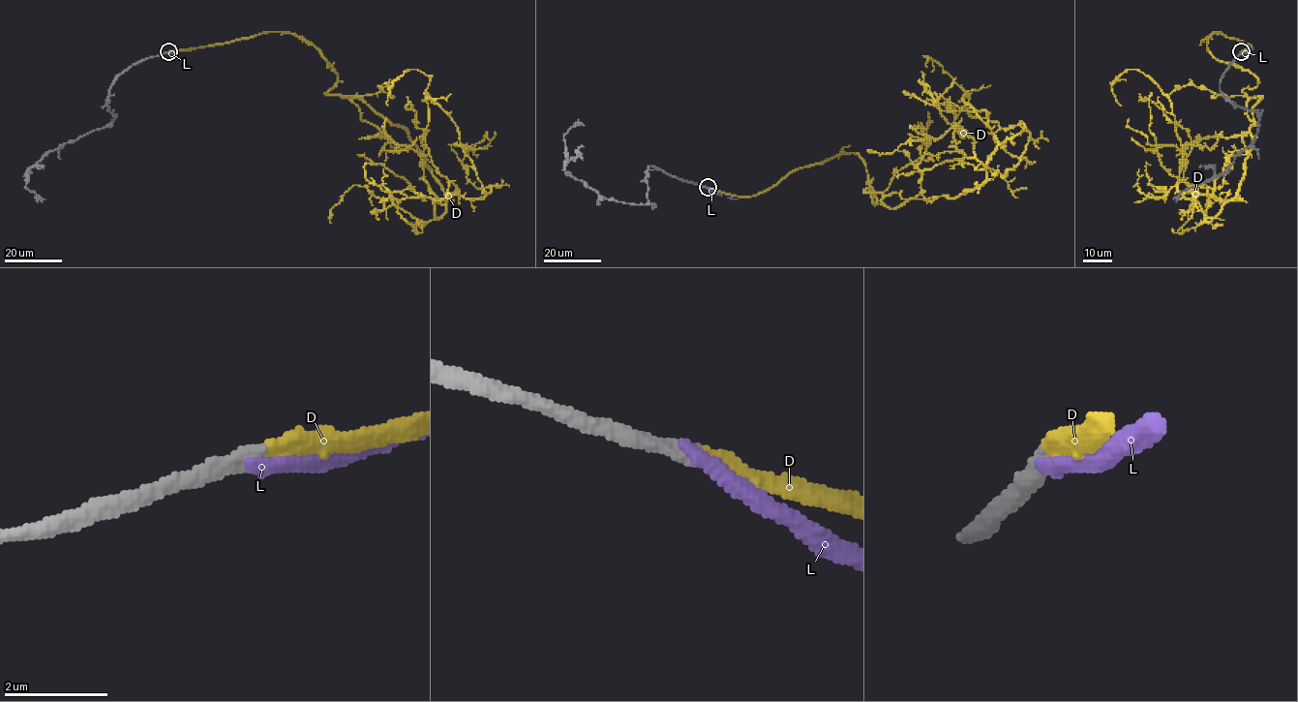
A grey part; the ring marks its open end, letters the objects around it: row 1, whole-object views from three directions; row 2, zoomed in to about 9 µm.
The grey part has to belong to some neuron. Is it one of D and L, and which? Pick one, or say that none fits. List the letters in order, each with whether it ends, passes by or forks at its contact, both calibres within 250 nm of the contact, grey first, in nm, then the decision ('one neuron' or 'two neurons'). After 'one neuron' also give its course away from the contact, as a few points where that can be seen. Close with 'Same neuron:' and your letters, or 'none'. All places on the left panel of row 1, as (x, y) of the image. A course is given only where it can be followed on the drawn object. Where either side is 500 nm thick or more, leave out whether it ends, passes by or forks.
D: it ends; calibres 300 and 320 nm; one neuron; course (167, 52), (292, 33), (337, 75), (324, 93), (402, 127), (446, 199), (481, 198), (431, 76), (387, 105)
L: it ends; calibres 320 and 280 nm; two neurons
Same neuron: D

